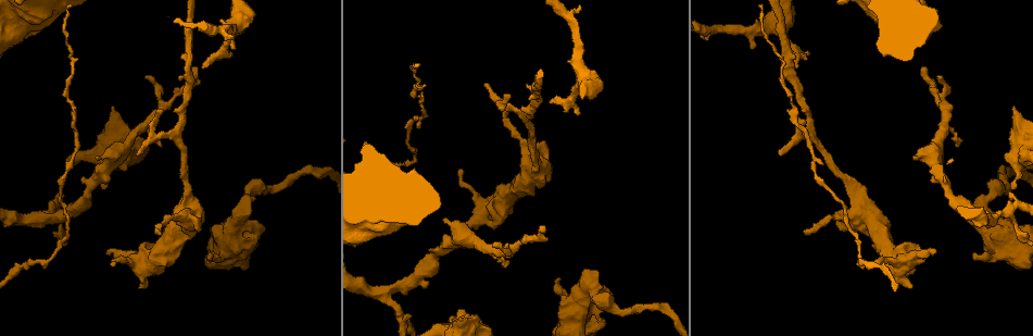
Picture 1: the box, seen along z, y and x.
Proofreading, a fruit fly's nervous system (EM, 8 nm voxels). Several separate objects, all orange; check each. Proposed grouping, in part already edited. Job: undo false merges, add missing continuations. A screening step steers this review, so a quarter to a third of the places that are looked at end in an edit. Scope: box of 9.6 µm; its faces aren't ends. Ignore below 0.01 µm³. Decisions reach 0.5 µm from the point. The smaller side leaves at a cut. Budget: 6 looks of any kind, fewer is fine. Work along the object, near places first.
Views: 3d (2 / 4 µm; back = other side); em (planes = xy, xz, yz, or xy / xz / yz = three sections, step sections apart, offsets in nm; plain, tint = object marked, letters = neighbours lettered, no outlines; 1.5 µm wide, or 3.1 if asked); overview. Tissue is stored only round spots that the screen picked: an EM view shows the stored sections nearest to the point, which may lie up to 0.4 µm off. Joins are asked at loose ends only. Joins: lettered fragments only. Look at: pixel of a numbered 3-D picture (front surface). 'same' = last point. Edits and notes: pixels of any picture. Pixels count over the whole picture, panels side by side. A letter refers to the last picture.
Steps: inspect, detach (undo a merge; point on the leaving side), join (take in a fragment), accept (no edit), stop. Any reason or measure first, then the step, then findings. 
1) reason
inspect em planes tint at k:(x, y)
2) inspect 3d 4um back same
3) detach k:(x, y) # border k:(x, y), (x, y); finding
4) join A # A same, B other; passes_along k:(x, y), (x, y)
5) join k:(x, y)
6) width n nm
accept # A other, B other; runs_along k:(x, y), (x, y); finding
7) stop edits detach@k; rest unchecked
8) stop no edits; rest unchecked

thin end
inspect em xz step 4 letters at 1:(137, 155)

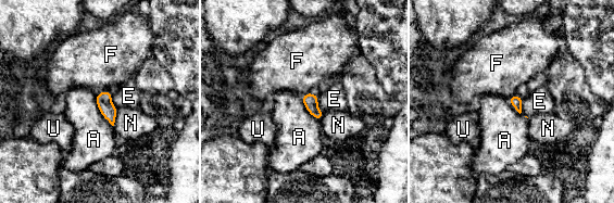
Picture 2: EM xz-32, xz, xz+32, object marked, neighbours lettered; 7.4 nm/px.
cut it another way
inspect em planes letters same

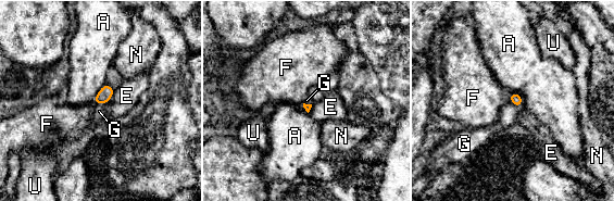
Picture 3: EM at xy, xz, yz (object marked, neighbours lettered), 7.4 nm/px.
join G # A other, E other, F other, G same, N other, U other; passes_along 3:(105, 93), (100, 103), (99, 111); the neuron continues

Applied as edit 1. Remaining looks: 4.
thin end
inspect 3d 2um at 1:(462, 170)

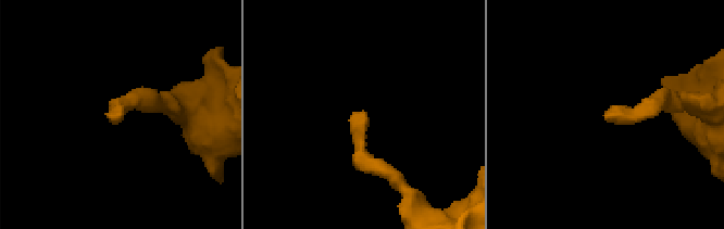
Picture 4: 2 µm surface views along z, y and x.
inspect em yz step 8 tint at 4:(604, 119)

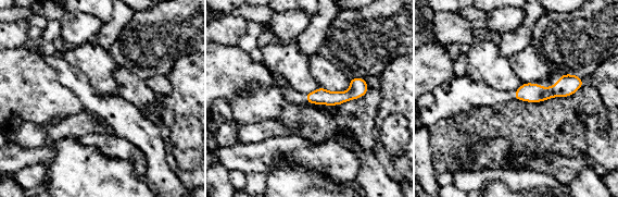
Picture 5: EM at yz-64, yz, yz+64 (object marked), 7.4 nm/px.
inspect em xy step 8 letters same

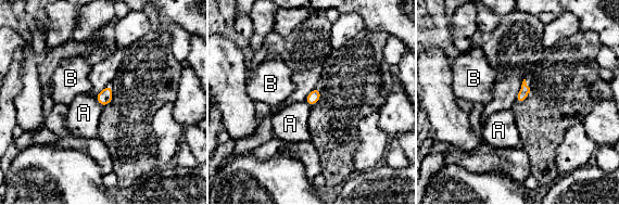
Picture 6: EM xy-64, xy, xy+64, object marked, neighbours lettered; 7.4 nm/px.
accept # A other, B other; border 6:(93, 97), (102, 107); none of them fits

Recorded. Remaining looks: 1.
stop edits join@3; rest unchecked

